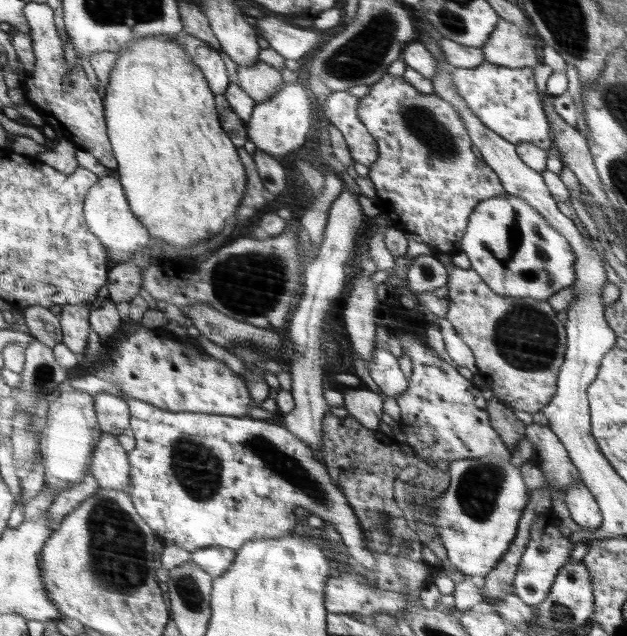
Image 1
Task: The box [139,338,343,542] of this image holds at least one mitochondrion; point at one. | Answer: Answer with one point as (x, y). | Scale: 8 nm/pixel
(197, 468)

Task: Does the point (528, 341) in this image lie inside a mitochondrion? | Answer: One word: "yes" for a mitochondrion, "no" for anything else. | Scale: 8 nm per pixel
yes

